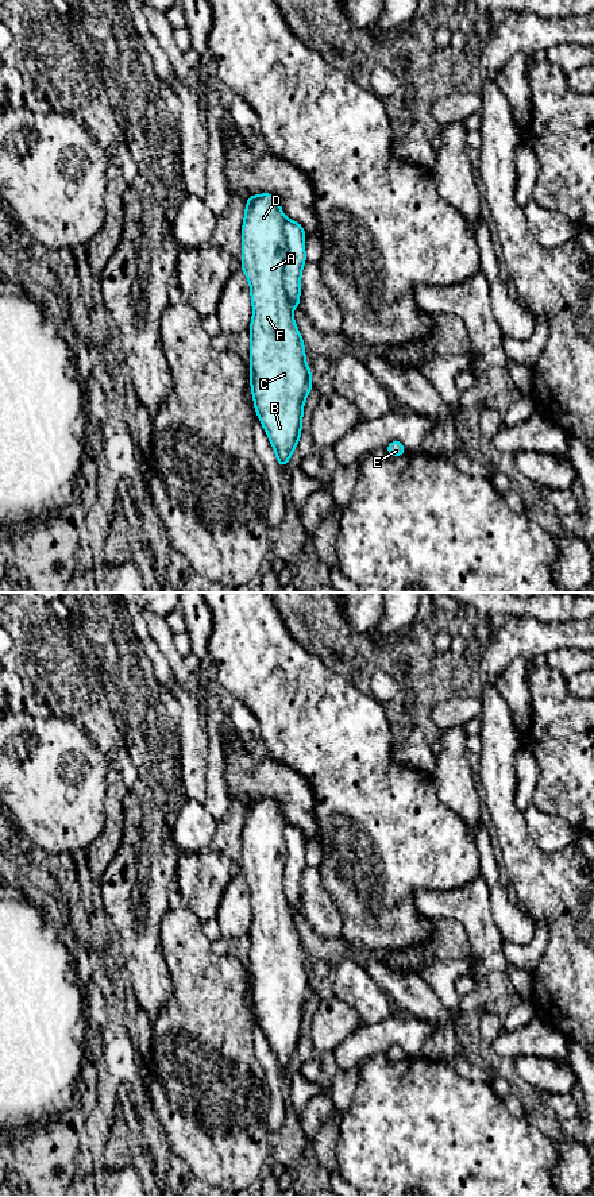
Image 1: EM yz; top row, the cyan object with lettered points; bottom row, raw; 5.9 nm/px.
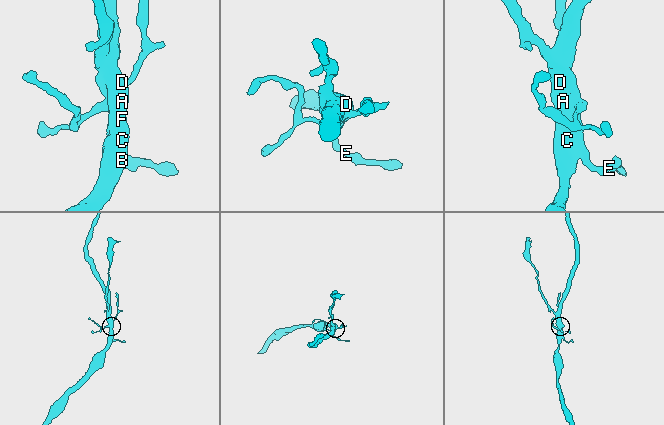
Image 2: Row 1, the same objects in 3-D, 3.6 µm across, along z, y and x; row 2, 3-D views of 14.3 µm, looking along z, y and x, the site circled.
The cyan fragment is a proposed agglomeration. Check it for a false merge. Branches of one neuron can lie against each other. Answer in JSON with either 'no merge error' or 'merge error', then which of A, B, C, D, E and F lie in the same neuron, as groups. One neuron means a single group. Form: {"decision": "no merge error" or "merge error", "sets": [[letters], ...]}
{"decision": "merge error", "sets": [["A", "B", "C", "D", "F"], ["E"]]}

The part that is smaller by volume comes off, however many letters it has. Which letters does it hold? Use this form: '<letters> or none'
E

